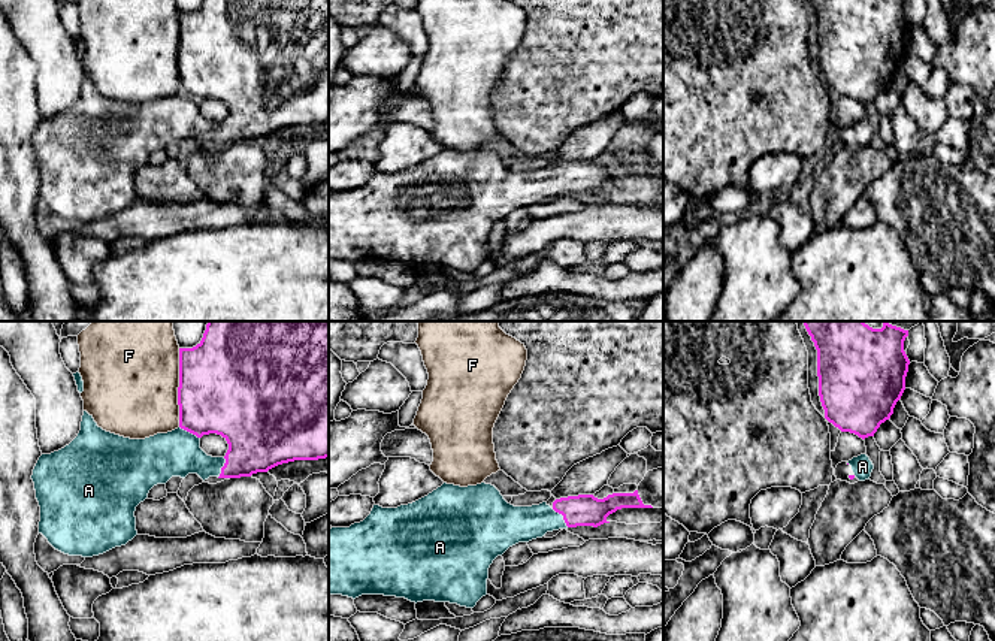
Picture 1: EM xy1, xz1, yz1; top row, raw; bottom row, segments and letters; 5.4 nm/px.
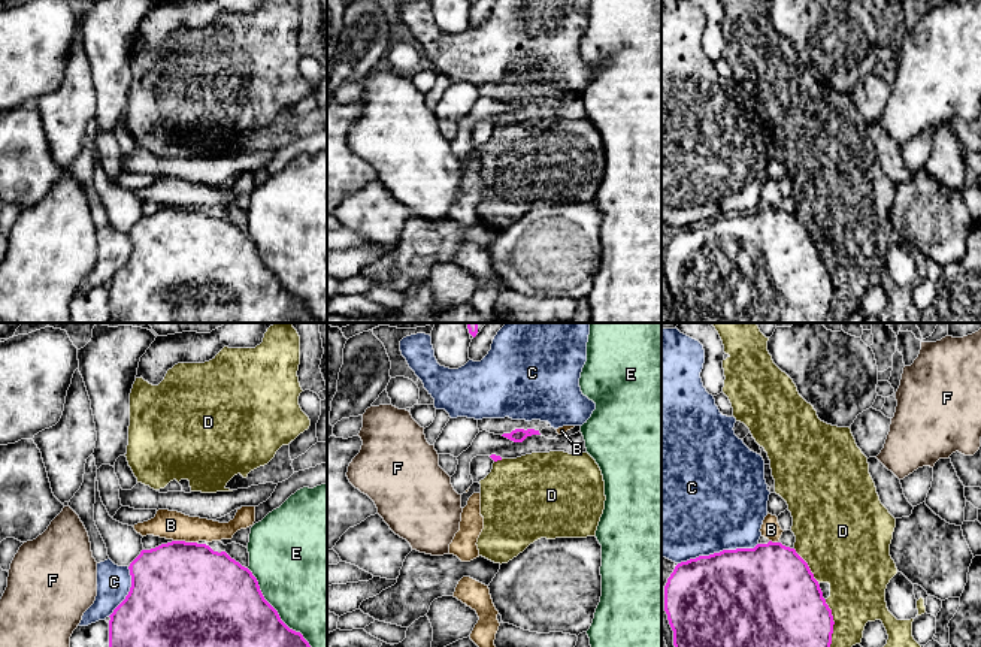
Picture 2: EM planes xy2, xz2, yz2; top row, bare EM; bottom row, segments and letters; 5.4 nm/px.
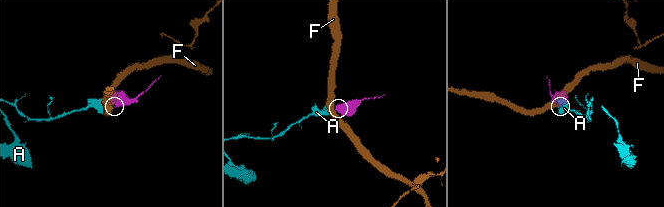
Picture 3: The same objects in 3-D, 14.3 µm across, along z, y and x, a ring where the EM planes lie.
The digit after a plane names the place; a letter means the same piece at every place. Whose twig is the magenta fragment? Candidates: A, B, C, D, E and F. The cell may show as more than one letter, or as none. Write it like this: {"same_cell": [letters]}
{"same_cell": ["A"]}

